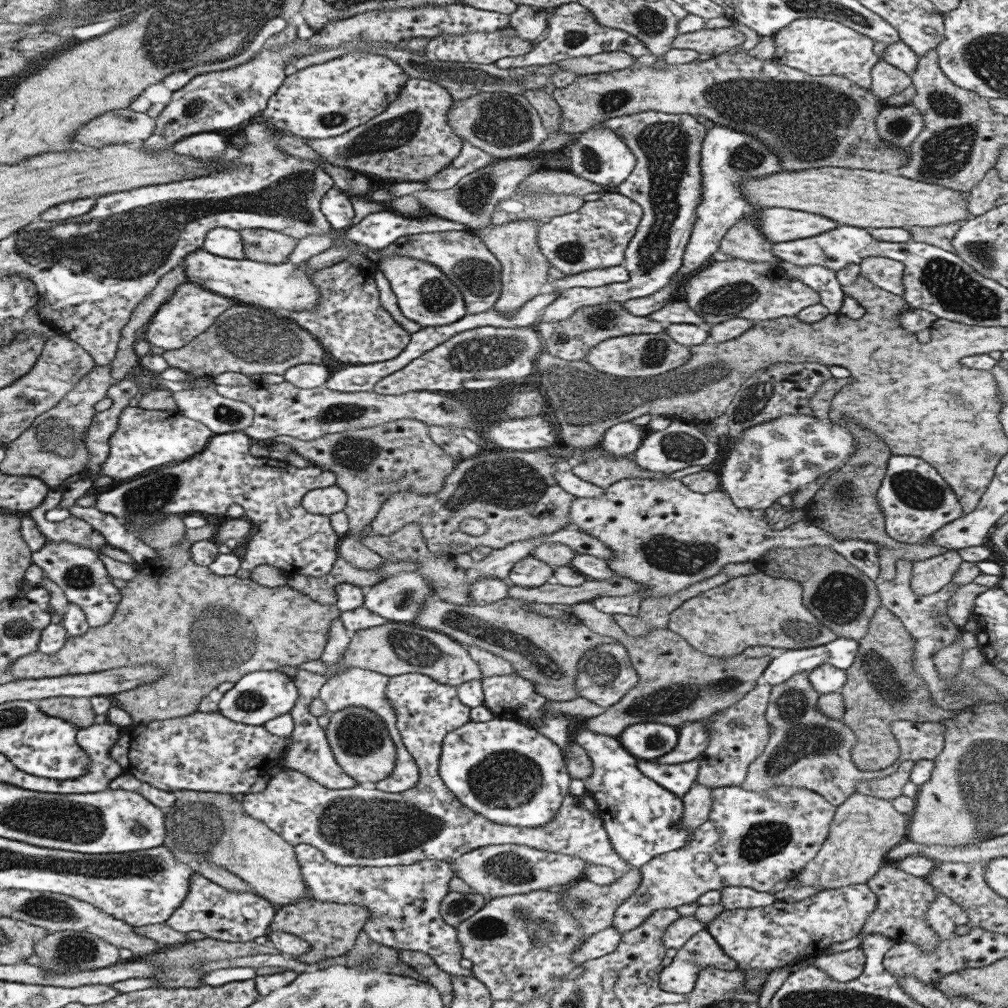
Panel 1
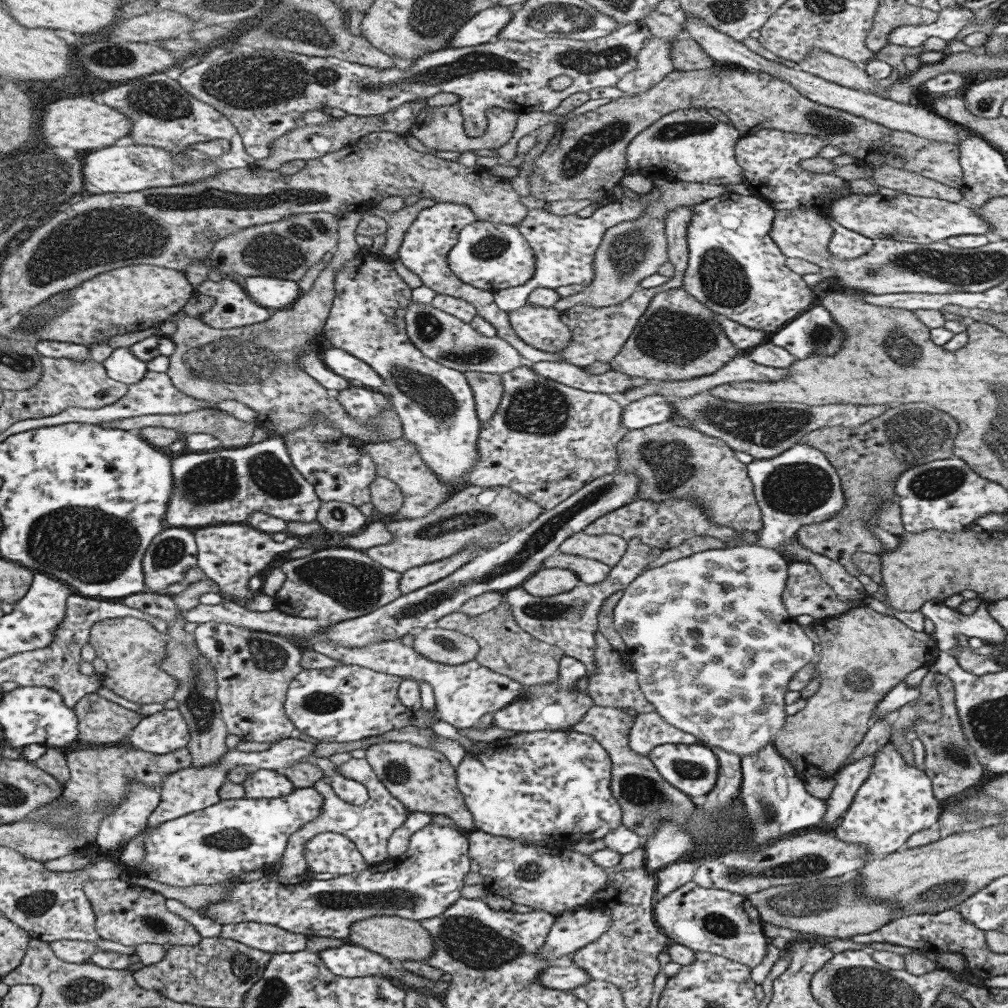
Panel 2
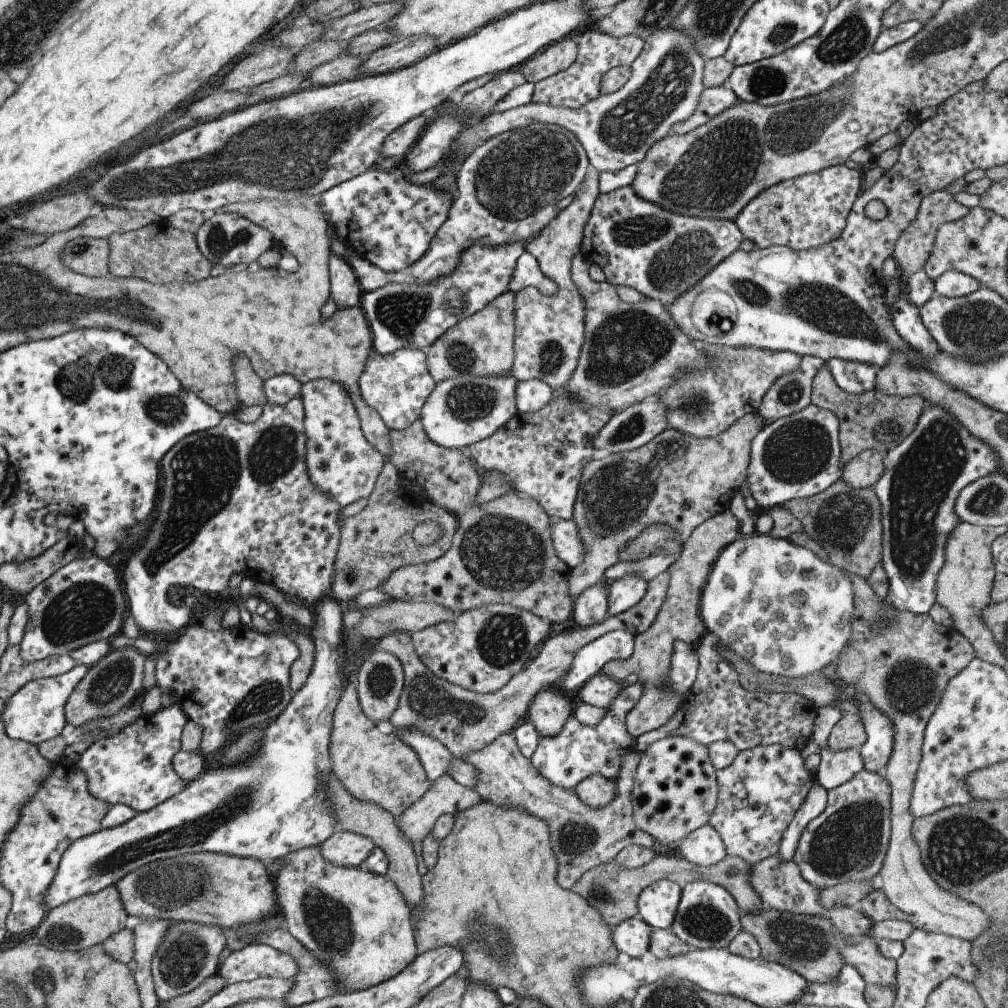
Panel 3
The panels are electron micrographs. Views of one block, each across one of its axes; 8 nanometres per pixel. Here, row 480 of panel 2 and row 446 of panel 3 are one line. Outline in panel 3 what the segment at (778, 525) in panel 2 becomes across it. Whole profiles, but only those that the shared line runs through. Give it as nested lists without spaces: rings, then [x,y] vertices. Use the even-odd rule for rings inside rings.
[[[811,403],[792,416],[766,423],[762,431],[752,440],[746,480],[748,489],[756,501],[757,513],[764,513],[764,510],[770,510],[774,506],[784,506],[790,500],[812,497],[827,490],[842,475],[840,456],[839,420],[830,410],[816,407]]]

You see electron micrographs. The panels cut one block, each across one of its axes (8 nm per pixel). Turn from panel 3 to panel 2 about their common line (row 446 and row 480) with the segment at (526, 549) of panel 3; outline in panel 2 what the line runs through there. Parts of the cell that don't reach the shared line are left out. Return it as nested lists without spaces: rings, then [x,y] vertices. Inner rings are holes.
[[[402,438],[390,442],[371,443],[367,445],[367,451],[376,463],[377,475],[389,479],[402,491],[403,505],[397,512],[402,518],[414,519],[426,516],[454,493],[434,472],[430,472],[430,466],[426,464],[412,441]]]

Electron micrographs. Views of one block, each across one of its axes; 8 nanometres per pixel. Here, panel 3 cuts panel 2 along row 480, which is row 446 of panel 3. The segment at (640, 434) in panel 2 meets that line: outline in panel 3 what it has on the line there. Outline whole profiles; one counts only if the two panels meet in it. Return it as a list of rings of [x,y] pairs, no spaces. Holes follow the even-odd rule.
[[[756,412],[746,414],[722,434],[711,438],[695,438],[678,430],[666,429],[645,446],[590,460],[582,470],[580,490],[572,516],[584,544],[584,562],[571,570],[568,586],[570,598],[575,600],[586,588],[607,582],[605,570],[622,562],[620,550],[624,550],[632,538],[642,534],[642,530],[654,526],[654,522],[670,526],[684,544],[698,526],[729,510],[732,496],[747,480],[752,440],[765,425],[766,421]]]

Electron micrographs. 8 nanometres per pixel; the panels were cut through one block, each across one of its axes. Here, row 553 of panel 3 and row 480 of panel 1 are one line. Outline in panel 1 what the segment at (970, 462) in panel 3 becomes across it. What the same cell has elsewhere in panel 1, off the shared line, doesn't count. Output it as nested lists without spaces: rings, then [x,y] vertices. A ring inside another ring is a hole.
[[[891,455],[886,476],[878,489],[878,504],[884,513],[885,531],[902,544],[928,544],[938,528],[965,514],[956,493],[927,463],[918,456]]]

